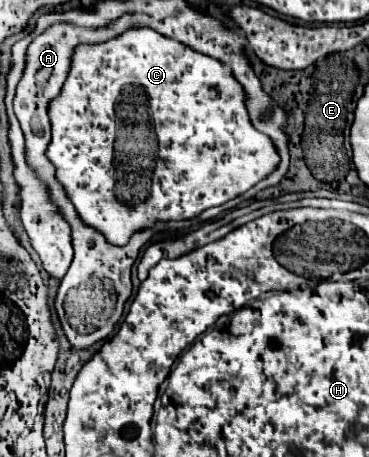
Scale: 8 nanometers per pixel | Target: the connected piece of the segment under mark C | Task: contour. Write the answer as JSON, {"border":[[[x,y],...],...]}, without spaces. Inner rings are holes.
{"border":[[[128,30],[122,36],[118,36],[116,40],[110,40],[106,44],[96,44],[96,46],[78,46],[78,50],[74,50],[74,64],[72,70],[68,74],[66,86],[62,88],[62,94],[50,104],[50,122],[52,122],[52,142],[48,146],[48,158],[52,164],[56,164],[56,178],[62,182],[68,198],[72,200],[72,204],[76,206],[80,218],[88,224],[94,226],[96,230],[100,230],[106,240],[110,244],[116,246],[124,246],[130,240],[130,234],[134,234],[134,230],[146,228],[150,224],[154,224],[156,220],[188,220],[198,216],[200,212],[204,212],[206,208],[212,206],[220,206],[232,198],[236,198],[238,194],[246,192],[248,188],[252,188],[258,180],[266,178],[266,174],[270,174],[274,170],[274,166],[278,166],[278,154],[270,142],[270,138],[266,138],[266,134],[258,132],[250,120],[248,120],[248,112],[244,106],[244,90],[240,90],[238,82],[234,80],[234,76],[230,74],[230,70],[226,70],[226,66],[222,66],[220,62],[214,62],[214,58],[206,58],[202,54],[194,54],[192,50],[186,50],[186,46],[182,46],[180,42],[174,42],[170,38],[162,38],[160,34],[154,34],[154,30]],[[176,88],[184,88],[184,100],[180,100],[180,104],[176,104],[178,100],[174,98]],[[172,152],[178,152],[178,158],[172,158]],[[176,160],[180,162],[180,166],[170,172],[170,162]]]}

